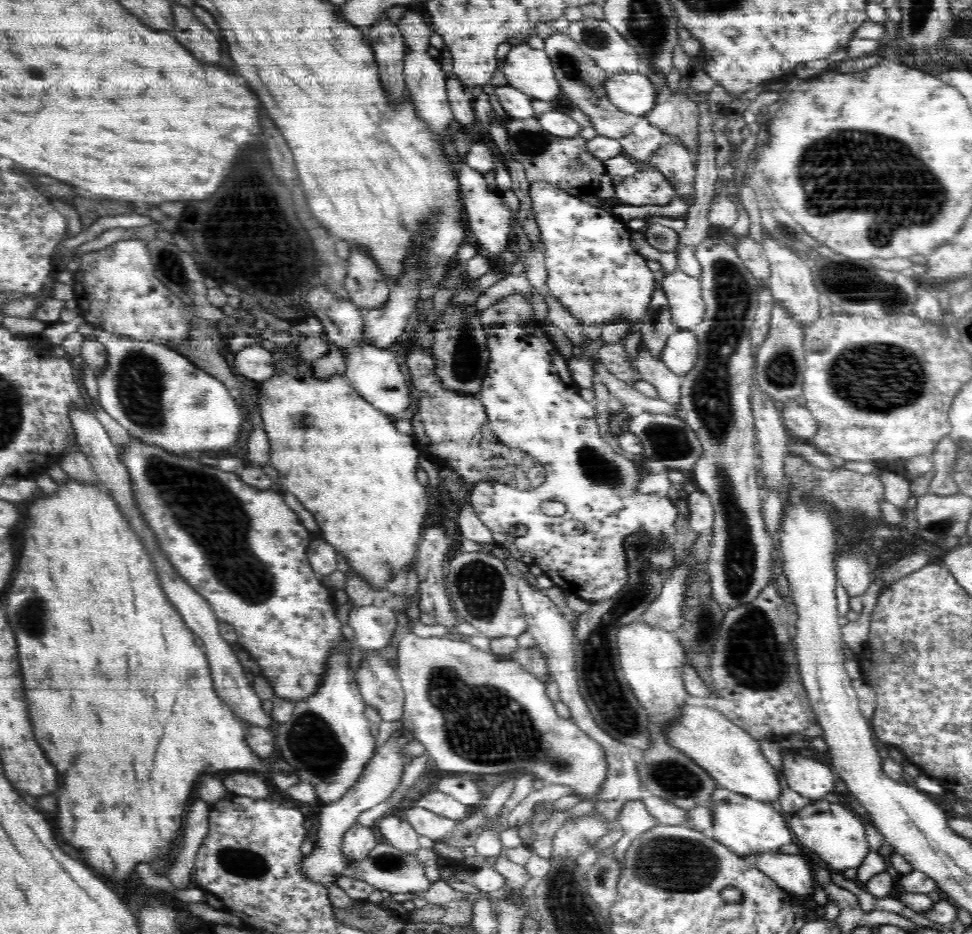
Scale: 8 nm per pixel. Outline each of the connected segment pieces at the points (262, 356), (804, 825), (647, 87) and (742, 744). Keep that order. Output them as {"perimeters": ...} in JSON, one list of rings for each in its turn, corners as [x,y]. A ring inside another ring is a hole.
{"perimeters":[[[[250,344],[236,354],[234,368],[238,374],[260,383],[274,376],[275,362],[272,351],[268,351],[260,345]]],[[[814,801],[802,810],[789,814],[786,821],[793,832],[794,841],[806,846],[808,850],[816,850],[816,856],[830,869],[856,869],[870,852],[862,819],[845,807],[843,802],[829,804],[826,801]]],[[[616,72],[604,82],[610,103],[634,115],[645,115],[654,108],[658,93],[657,83],[645,72]]],[[[712,703],[705,706],[686,705],[679,721],[668,730],[668,738],[672,747],[704,767],[716,779],[718,787],[775,805],[779,800],[782,792],[778,781],[780,772],[763,756],[760,742],[716,710]]]]}

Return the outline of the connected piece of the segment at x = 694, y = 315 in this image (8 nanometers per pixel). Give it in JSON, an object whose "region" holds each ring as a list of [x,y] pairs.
{"region":[[[682,272],[666,274],[662,280],[673,324],[680,329],[691,329],[700,324],[705,314],[703,287],[700,281]]]}

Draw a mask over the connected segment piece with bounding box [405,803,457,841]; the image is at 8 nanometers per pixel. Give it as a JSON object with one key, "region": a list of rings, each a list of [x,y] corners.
{"region":[[[416,803],[408,807],[405,814],[406,820],[419,835],[428,836],[433,841],[450,834],[457,825],[456,821],[426,810]]]}

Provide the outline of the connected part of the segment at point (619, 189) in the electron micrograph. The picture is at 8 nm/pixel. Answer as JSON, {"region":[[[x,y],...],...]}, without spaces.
{"region":[[[639,170],[629,178],[623,178],[614,188],[620,204],[658,208],[668,206],[677,196],[667,176],[657,170]]]}

